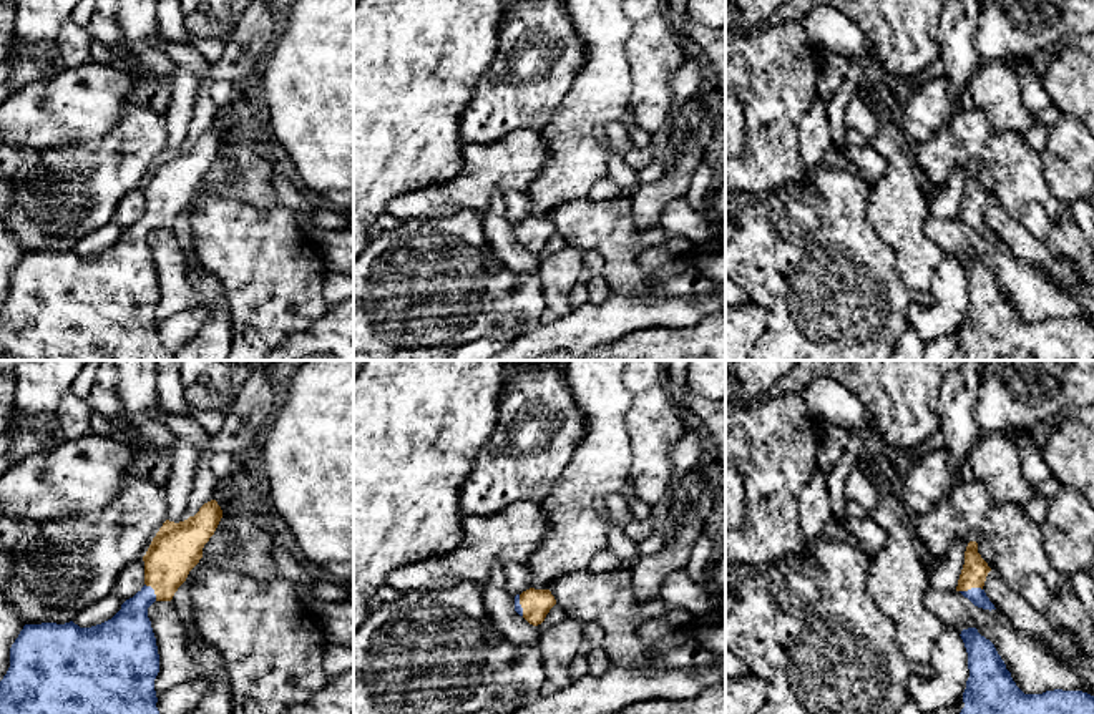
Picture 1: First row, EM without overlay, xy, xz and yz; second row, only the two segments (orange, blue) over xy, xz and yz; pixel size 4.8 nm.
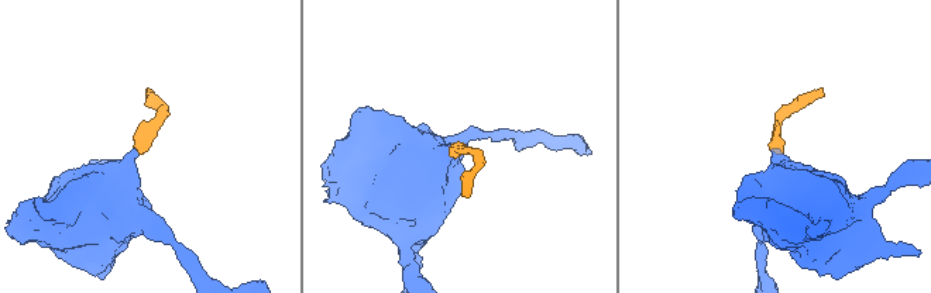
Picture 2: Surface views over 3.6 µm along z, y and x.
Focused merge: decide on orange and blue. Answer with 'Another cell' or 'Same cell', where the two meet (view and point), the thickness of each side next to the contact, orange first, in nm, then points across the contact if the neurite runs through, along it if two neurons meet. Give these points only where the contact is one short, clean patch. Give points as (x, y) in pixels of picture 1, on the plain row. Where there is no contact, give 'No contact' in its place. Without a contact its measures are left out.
Same cell. Touches orange at yz (970, 216). Thickness 130 nm (orange) against 80 nm. Path across: yz (975, 198), (970, 216), (975, 223)

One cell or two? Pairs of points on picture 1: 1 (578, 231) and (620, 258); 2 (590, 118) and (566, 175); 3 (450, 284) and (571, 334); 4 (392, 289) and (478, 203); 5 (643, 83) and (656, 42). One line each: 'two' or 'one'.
1: one
2: one
3: two
4: two
5: one

